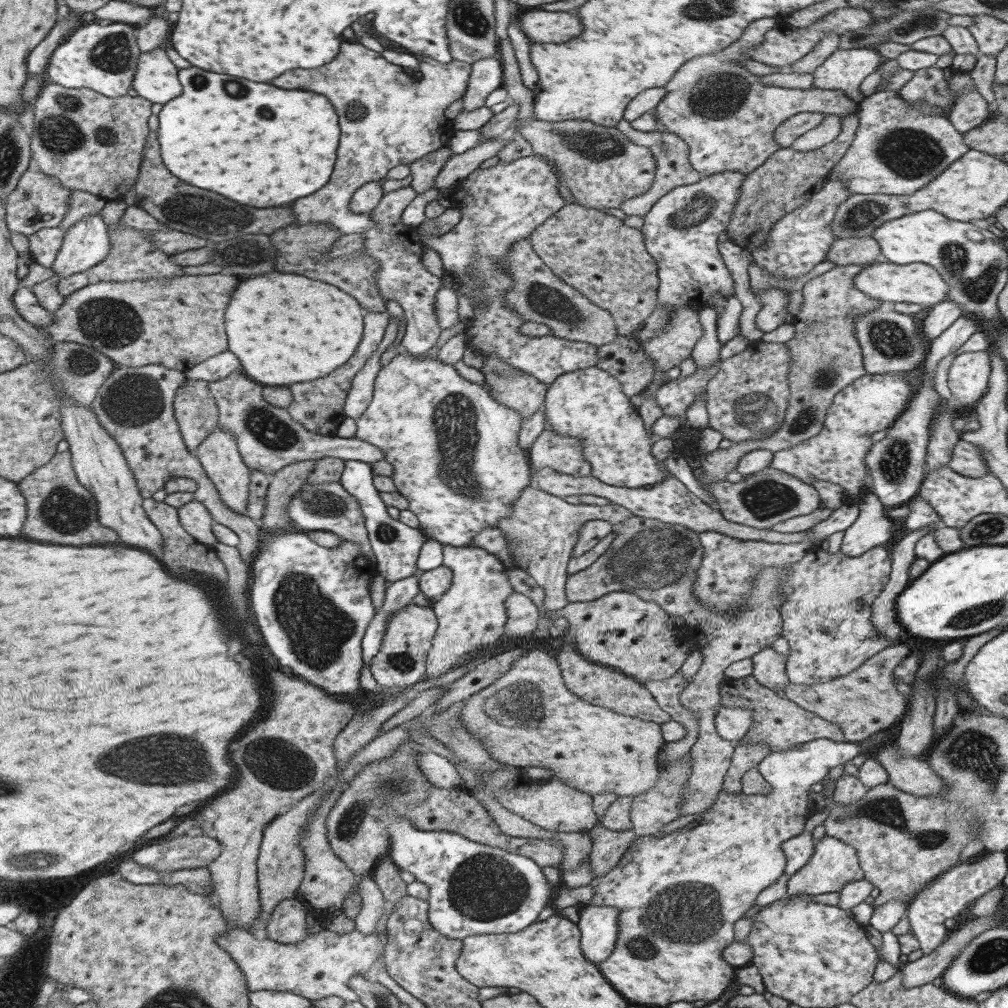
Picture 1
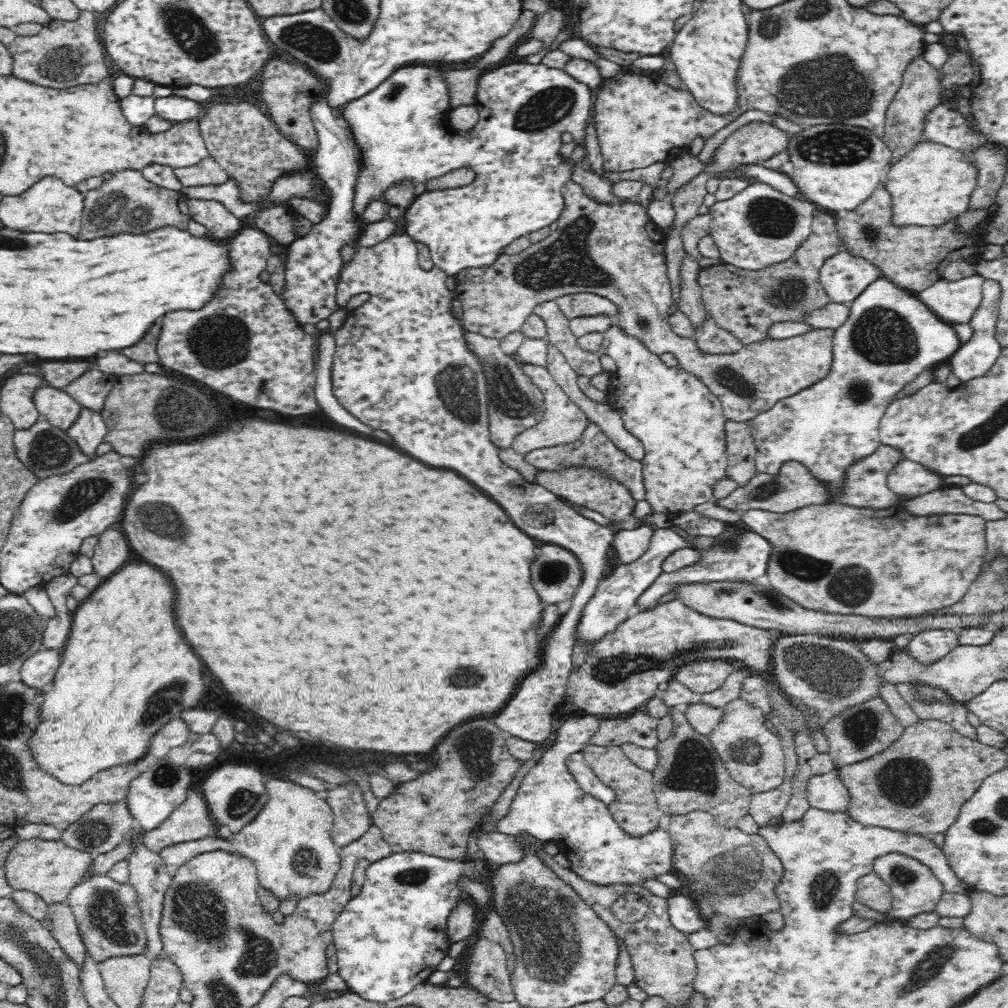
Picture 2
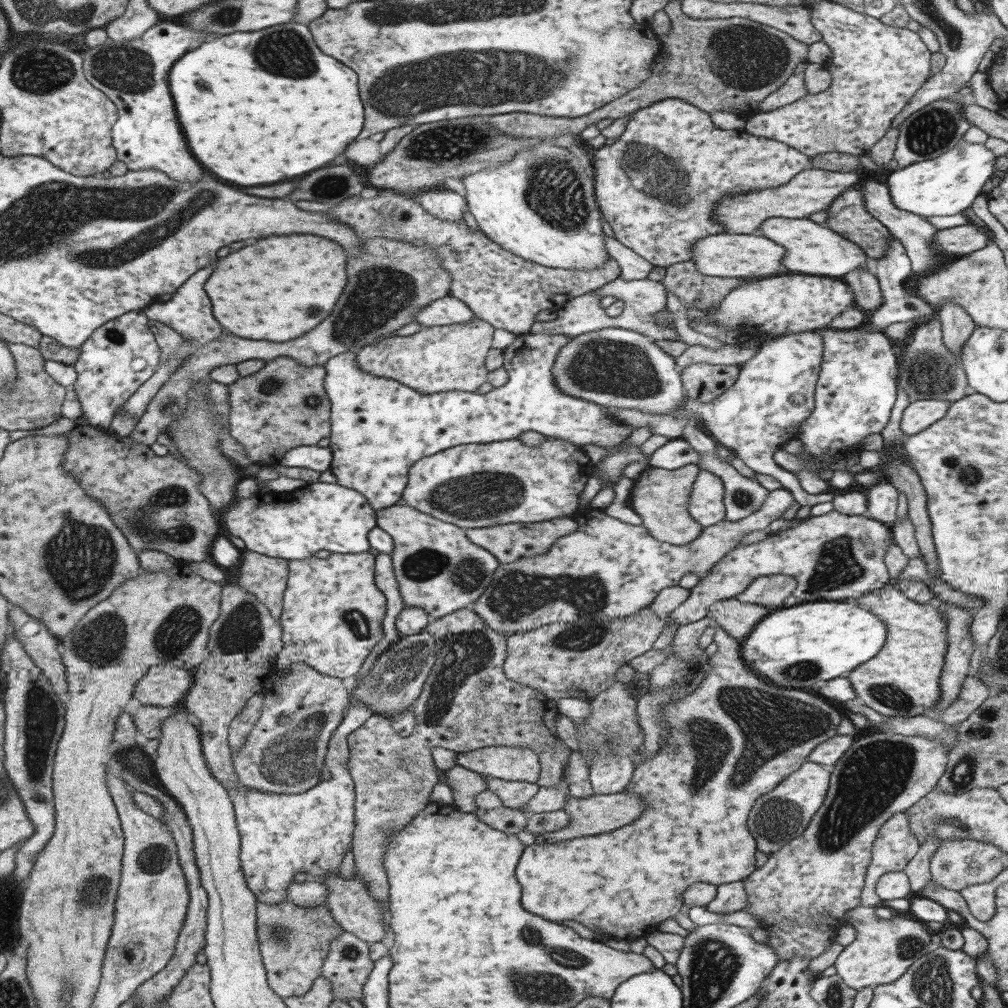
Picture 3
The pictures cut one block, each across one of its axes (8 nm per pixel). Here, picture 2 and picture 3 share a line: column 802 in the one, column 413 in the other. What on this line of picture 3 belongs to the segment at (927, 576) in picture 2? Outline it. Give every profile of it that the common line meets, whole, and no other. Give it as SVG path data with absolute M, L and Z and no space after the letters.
M397 503L380 509L375 512L375 516L376 528L383 530L392 538L393 551L390 558L402 603L404 606L422 608L432 620L470 607L472 602L481 596L499 564L487 550L473 544L463 529L418 512L411 506Z

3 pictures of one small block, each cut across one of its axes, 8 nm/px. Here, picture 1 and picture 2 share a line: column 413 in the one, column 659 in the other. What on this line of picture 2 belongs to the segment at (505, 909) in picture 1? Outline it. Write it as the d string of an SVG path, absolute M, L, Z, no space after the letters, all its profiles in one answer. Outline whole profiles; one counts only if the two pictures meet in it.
M595 715L574 716L561 723L554 746L522 778L508 812L492 822L493 830L510 836L530 834L540 841L553 842L567 856L574 874L590 884L642 887L646 880L674 872L674 843L670 834L659 828L642 836L630 835L616 822L607 805L584 791L568 770L569 756L585 747L598 725Z

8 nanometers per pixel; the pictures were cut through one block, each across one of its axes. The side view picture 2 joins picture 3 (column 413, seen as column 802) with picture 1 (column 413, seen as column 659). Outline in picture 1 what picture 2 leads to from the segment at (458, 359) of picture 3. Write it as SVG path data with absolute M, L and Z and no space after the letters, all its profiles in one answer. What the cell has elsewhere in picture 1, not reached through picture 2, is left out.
M402 186L388 193L383 193L379 202L369 216L373 220L371 228L365 229L363 235L363 252L377 262L374 284L383 300L393 300L401 306L405 318L405 330L400 341L400 348L410 355L425 354L435 346L442 328L435 319L435 292L441 286L442 280L428 272L421 265L421 255L424 253L416 227L401 223L403 208L413 200L416 192L409 186Z

